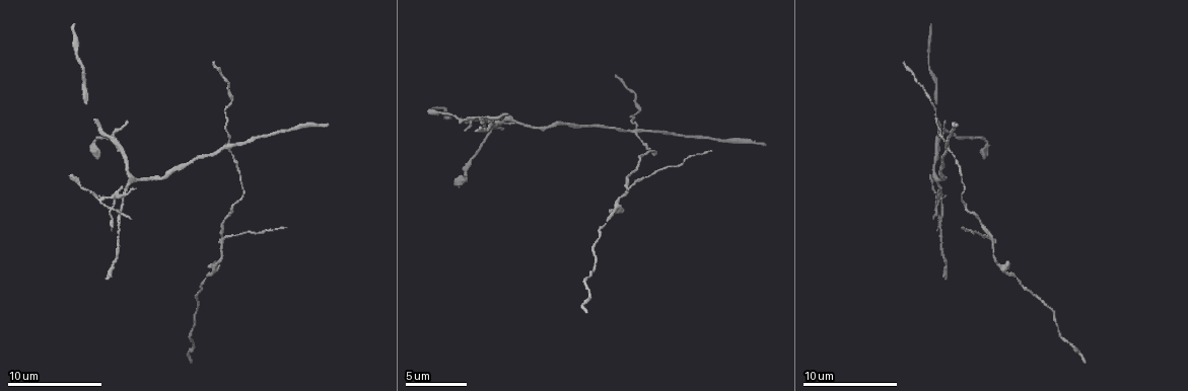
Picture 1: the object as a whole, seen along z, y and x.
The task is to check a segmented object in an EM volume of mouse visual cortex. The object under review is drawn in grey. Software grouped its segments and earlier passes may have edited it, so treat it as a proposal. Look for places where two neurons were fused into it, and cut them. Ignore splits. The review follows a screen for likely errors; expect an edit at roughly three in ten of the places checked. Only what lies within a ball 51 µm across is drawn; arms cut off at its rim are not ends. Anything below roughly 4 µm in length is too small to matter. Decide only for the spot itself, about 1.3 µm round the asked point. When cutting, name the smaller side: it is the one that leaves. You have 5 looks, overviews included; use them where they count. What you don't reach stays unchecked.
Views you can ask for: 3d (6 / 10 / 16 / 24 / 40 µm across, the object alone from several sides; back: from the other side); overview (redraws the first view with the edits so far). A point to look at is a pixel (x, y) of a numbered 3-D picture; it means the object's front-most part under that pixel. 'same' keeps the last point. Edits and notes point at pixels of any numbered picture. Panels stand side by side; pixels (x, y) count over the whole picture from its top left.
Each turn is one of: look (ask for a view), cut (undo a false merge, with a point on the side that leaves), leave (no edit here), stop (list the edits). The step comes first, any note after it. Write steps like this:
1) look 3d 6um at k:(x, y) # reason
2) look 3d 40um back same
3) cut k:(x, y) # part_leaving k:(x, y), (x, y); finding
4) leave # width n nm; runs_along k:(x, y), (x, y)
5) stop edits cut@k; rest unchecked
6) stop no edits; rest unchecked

look 3d 6um at 1:(113, 137) # small branch off a trunk

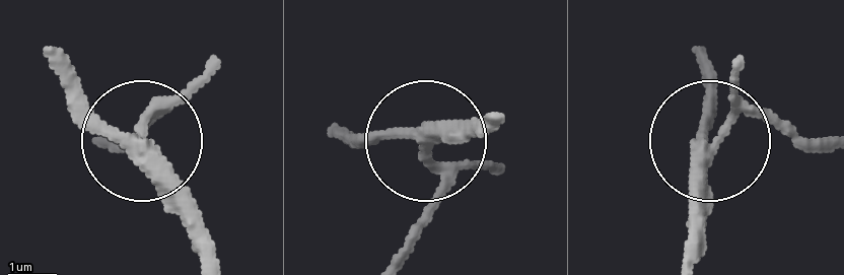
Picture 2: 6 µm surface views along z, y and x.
cut 2:(430, 219) # side_arm 8 um; arms 4; two neurons meet here

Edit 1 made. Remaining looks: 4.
look overview

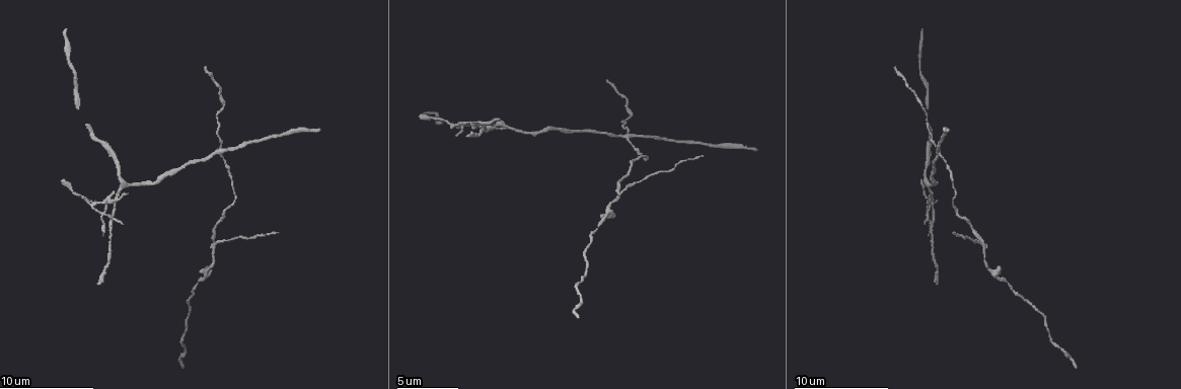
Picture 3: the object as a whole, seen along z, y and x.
look 3d 10um at 3:(109, 202) # four-way junction

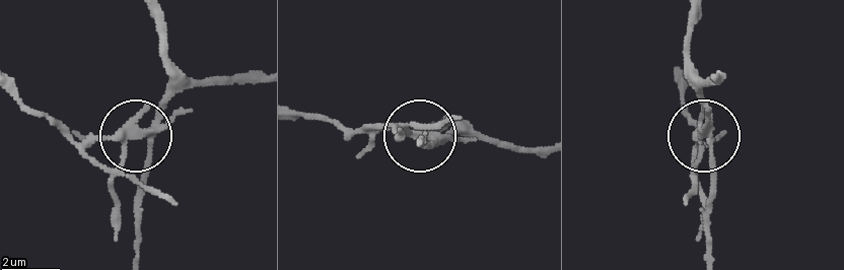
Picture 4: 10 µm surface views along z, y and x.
cut 4:(109, 139) # width 270 nm; part_leaving 4:(151, 134), (81, 141), (15, 97); two neurons meet here

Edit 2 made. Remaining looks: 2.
stop edits cut@2, cut@4; rest unchecked

